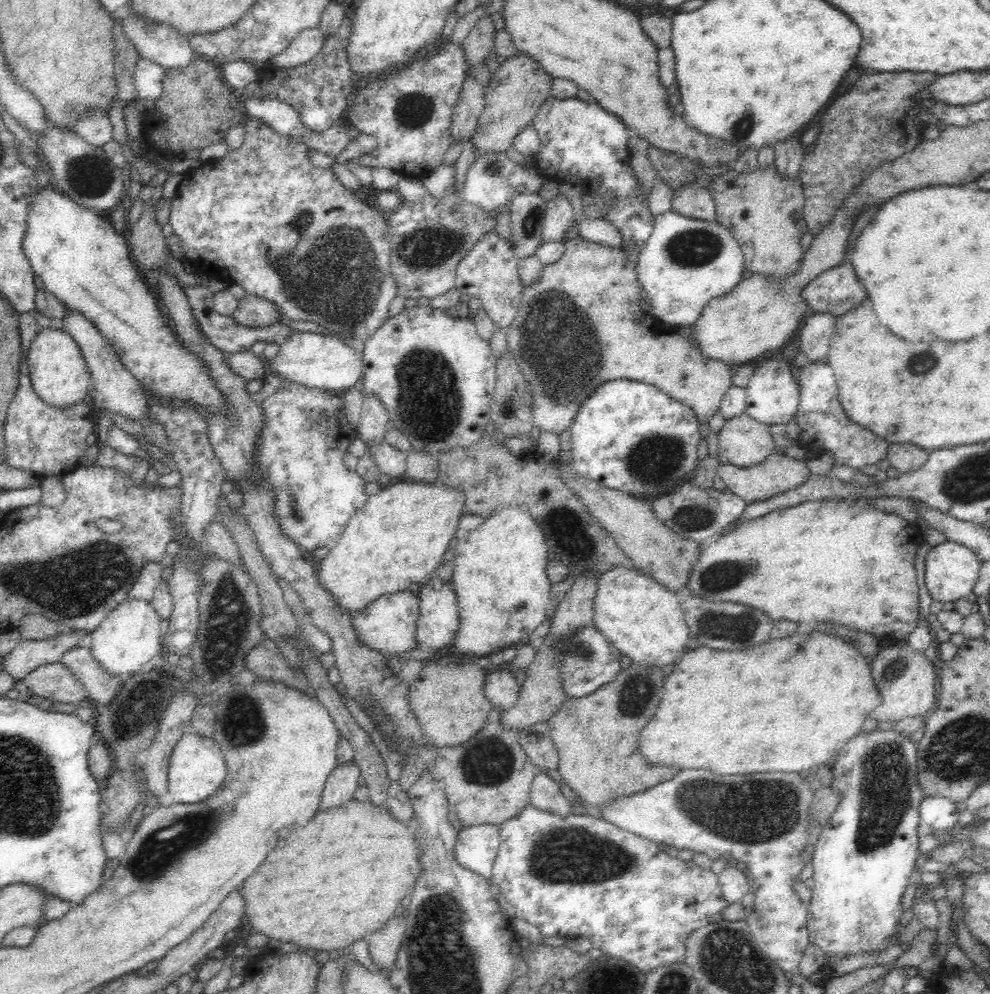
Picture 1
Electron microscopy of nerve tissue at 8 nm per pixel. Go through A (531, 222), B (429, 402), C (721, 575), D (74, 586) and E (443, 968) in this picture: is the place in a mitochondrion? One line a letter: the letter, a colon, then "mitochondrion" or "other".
A: mitochondrion
B: mitochondrion
C: mitochondrion
D: mitochondrion
E: mitochondrion

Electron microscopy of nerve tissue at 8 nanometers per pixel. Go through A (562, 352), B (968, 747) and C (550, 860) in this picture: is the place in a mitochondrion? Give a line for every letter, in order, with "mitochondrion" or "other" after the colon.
A: mitochondrion
B: mitochondrion
C: mitochondrion

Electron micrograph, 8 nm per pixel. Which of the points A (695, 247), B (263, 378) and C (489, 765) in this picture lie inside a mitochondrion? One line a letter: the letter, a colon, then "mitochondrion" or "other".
A: mitochondrion
B: other
C: mitochondrion

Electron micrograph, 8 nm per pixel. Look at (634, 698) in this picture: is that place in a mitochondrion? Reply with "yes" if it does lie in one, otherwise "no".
yes

